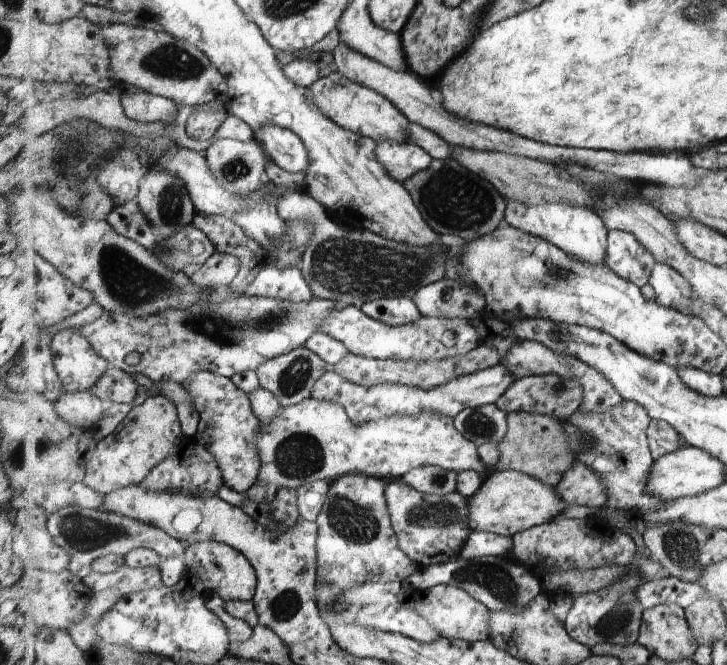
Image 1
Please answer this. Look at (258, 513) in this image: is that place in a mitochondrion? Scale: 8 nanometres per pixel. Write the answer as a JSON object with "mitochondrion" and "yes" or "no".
{"mitochondrion":"no"}

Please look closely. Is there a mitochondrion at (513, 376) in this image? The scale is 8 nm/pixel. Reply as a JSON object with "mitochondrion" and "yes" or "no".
{"mitochondrion":"no"}

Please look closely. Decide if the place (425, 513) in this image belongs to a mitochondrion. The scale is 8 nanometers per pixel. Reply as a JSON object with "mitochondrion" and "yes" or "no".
{"mitochondrion":"yes"}

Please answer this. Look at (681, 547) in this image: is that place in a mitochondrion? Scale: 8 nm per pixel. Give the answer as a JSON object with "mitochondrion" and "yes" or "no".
{"mitochondrion":"yes"}

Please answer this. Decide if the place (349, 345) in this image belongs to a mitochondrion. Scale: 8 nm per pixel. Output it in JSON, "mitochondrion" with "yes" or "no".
{"mitochondrion":"no"}

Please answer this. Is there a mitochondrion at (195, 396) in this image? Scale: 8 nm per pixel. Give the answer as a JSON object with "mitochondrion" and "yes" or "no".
{"mitochondrion":"no"}

